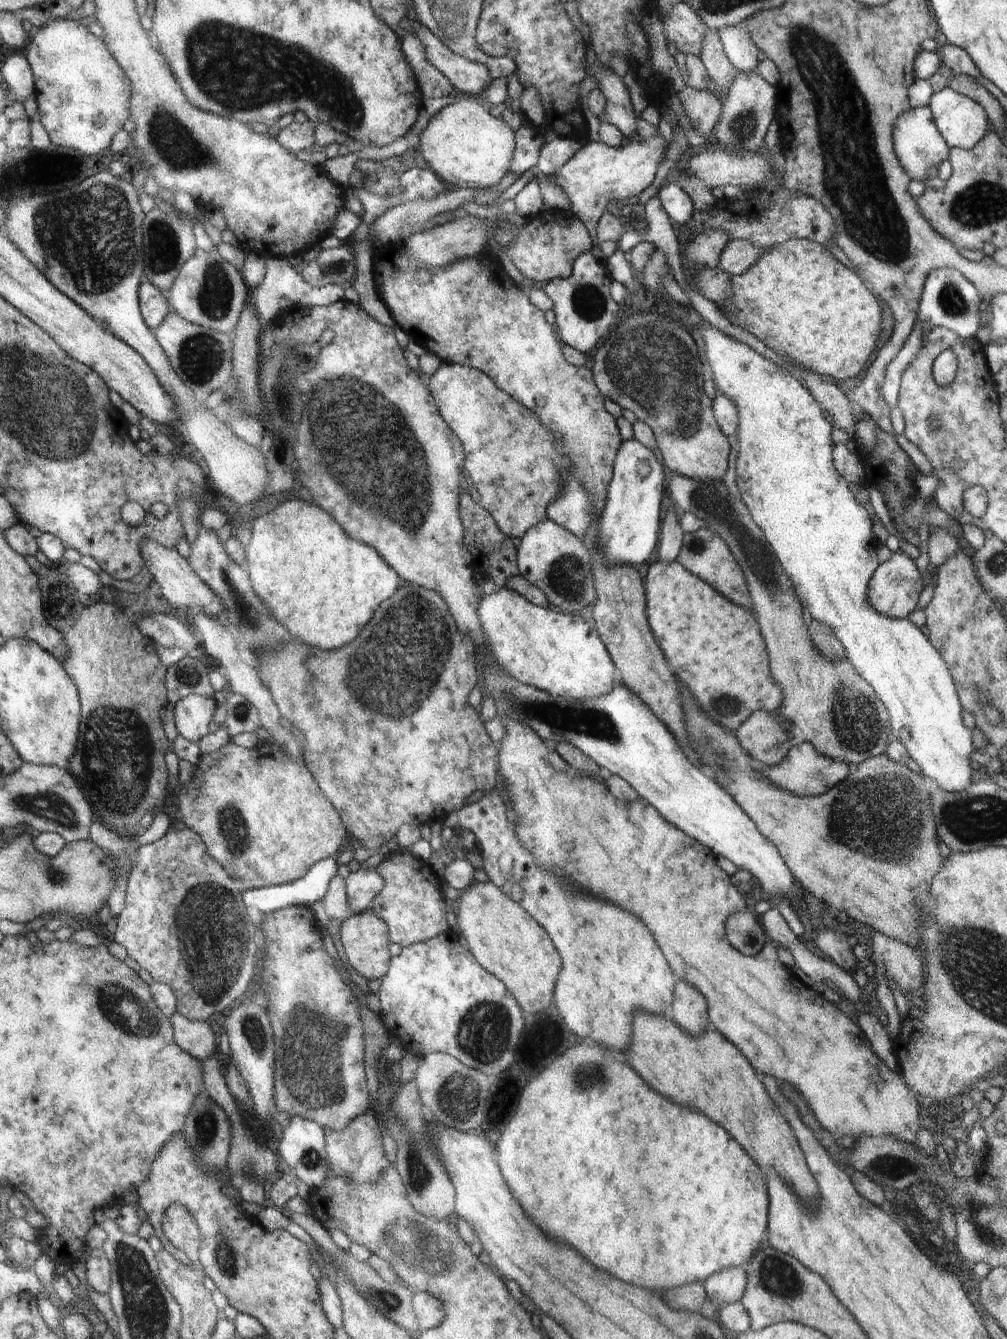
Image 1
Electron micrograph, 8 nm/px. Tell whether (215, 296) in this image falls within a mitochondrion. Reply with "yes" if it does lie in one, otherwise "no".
yes

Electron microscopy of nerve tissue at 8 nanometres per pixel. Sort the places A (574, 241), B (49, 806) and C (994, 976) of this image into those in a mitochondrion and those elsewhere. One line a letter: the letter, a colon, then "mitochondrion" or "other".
A: other
B: mitochondrion
C: mitochondrion

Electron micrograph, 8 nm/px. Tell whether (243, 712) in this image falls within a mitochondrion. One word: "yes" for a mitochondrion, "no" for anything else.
yes

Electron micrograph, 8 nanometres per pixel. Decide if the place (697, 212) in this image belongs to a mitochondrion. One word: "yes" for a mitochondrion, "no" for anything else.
no

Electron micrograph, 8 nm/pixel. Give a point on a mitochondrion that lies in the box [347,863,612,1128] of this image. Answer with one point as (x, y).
(486, 1032)

